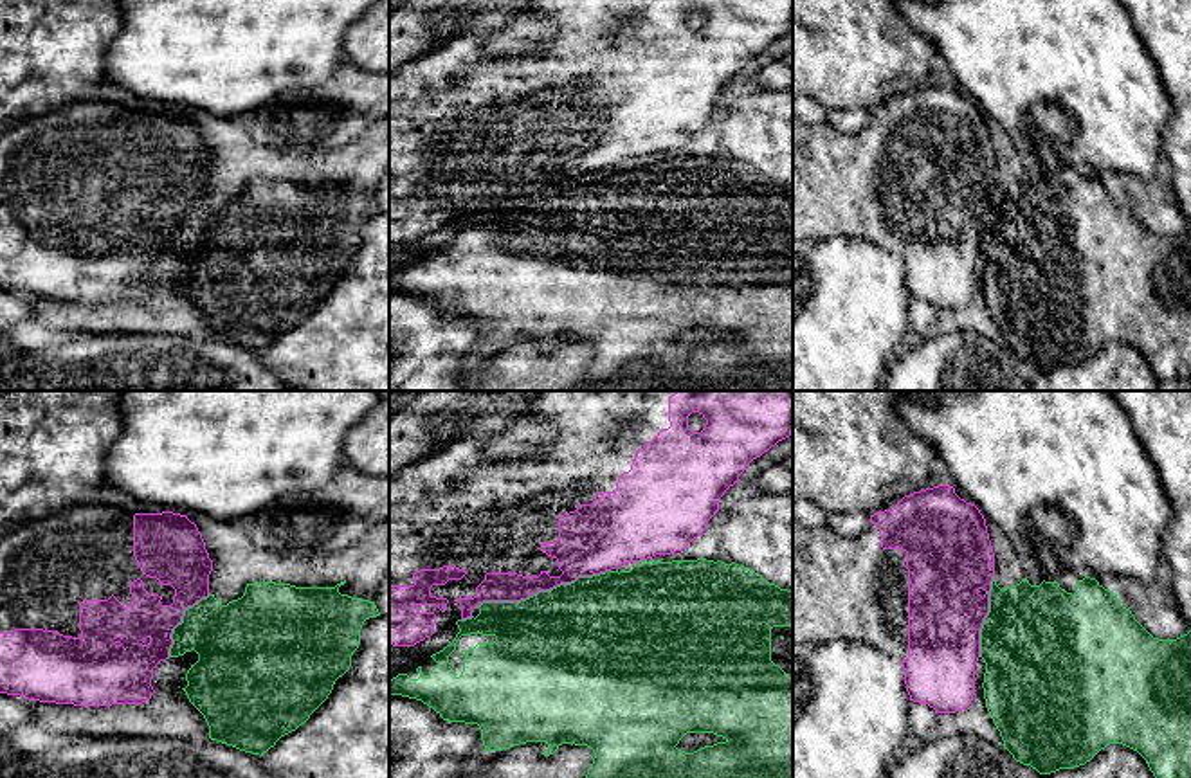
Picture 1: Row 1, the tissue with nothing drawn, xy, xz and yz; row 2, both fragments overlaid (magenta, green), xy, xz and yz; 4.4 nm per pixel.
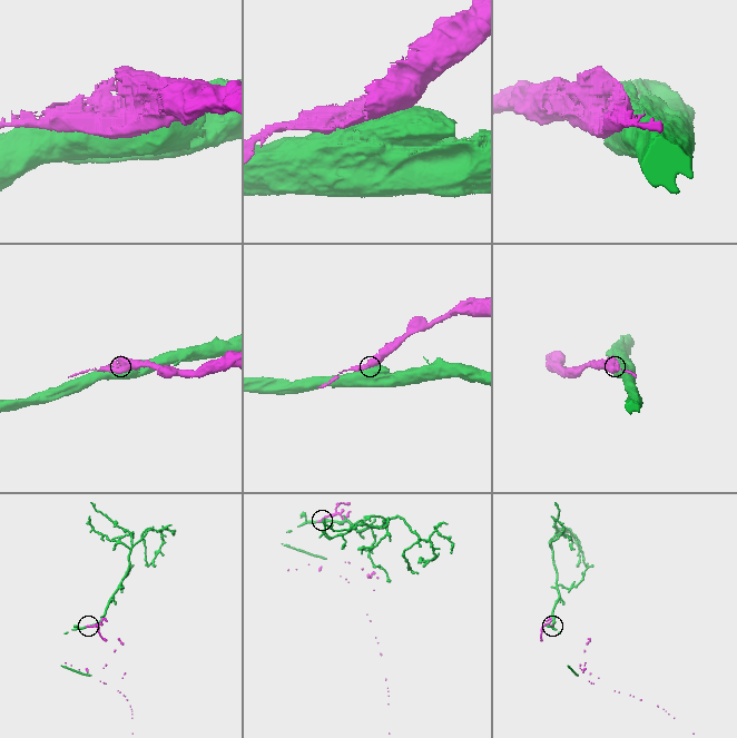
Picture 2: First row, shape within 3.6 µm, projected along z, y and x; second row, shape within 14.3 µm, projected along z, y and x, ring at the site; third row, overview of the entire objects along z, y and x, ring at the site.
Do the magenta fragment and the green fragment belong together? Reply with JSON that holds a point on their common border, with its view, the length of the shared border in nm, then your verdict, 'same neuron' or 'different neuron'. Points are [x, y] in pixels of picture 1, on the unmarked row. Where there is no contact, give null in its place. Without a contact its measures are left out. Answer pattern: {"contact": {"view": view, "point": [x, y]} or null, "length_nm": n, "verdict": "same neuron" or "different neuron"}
{"contact": {"view": "xz", "point": [543, 186]}, "length_nm": 600, "verdict": "different neuron"}

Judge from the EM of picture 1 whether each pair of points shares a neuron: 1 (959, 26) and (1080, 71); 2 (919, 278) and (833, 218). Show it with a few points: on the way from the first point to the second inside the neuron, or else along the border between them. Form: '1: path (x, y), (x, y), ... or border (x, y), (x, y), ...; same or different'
1: path (990, 26), (1022, 26), (1049, 53); same
2: path (907, 253), (871, 218), (858, 218); same

